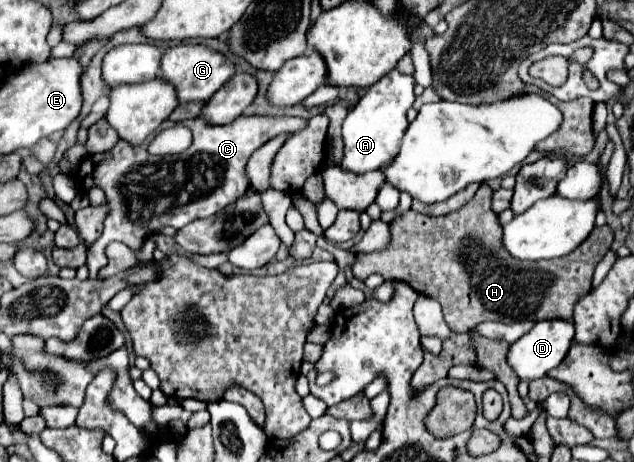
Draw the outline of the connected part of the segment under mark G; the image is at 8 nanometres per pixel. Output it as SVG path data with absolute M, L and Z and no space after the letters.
M179 44L179 46L169 48L161 56L159 78L167 80L169 84L175 86L179 104L187 104L187 102L207 102L207 98L211 98L211 94L215 94L233 76L233 72L235 72L233 64L219 52L215 52L207 46Z

